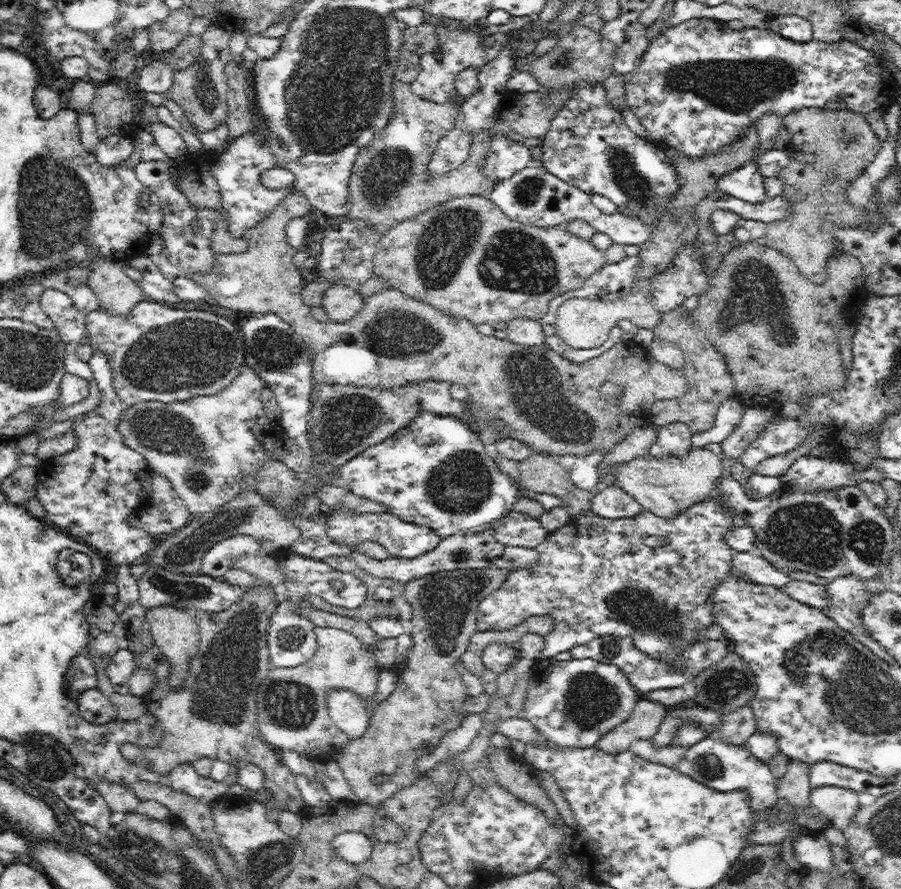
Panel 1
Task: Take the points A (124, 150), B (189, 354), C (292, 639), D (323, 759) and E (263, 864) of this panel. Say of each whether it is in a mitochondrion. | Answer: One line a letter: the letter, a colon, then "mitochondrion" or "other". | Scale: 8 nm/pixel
A: other
B: mitochondrion
C: mitochondrion
D: other
E: mitochondrion

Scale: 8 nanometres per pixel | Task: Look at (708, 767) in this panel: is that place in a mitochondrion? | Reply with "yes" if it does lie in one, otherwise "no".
yes

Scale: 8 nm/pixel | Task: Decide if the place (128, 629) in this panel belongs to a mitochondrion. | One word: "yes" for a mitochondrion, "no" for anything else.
no

